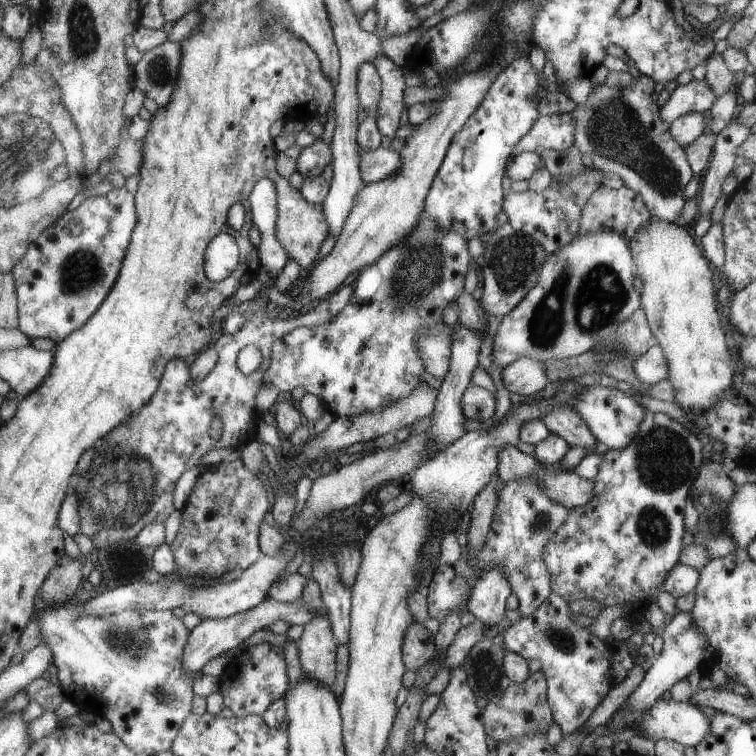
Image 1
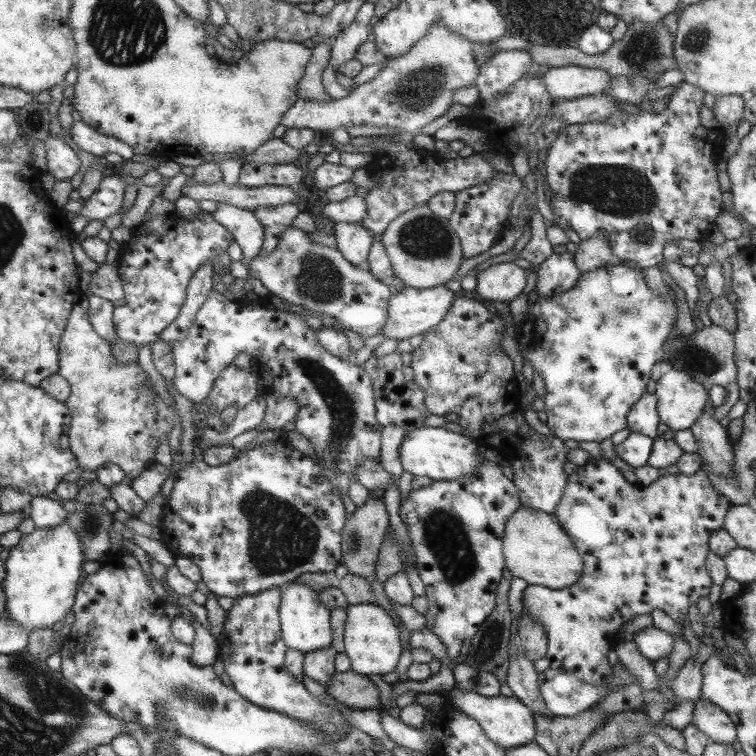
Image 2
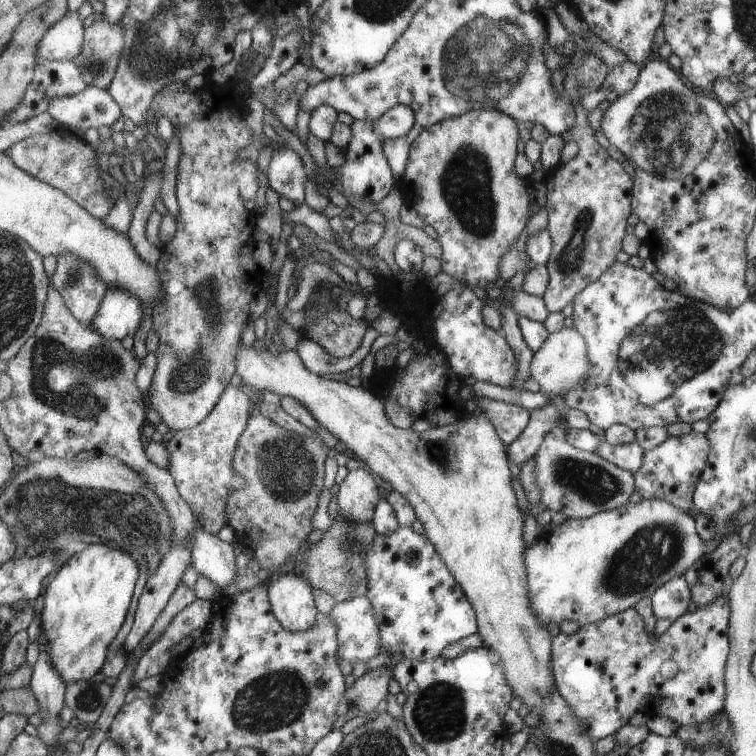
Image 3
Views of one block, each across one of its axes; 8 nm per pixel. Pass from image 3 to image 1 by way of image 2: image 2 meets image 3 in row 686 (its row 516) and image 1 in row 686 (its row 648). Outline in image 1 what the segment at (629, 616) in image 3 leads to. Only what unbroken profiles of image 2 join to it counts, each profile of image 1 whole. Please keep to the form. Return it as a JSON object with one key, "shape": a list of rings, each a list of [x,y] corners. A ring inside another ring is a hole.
{"shape":[[[549,593],[535,613],[521,617],[502,632],[503,646],[506,651],[518,654],[527,662],[539,661],[540,671],[546,680],[546,697],[552,712],[552,721],[559,726],[563,735],[581,728],[593,709],[612,687],[611,646],[589,634],[587,627],[580,627],[569,618],[572,613],[569,612],[568,603],[566,599],[561,598],[561,595]]]}

